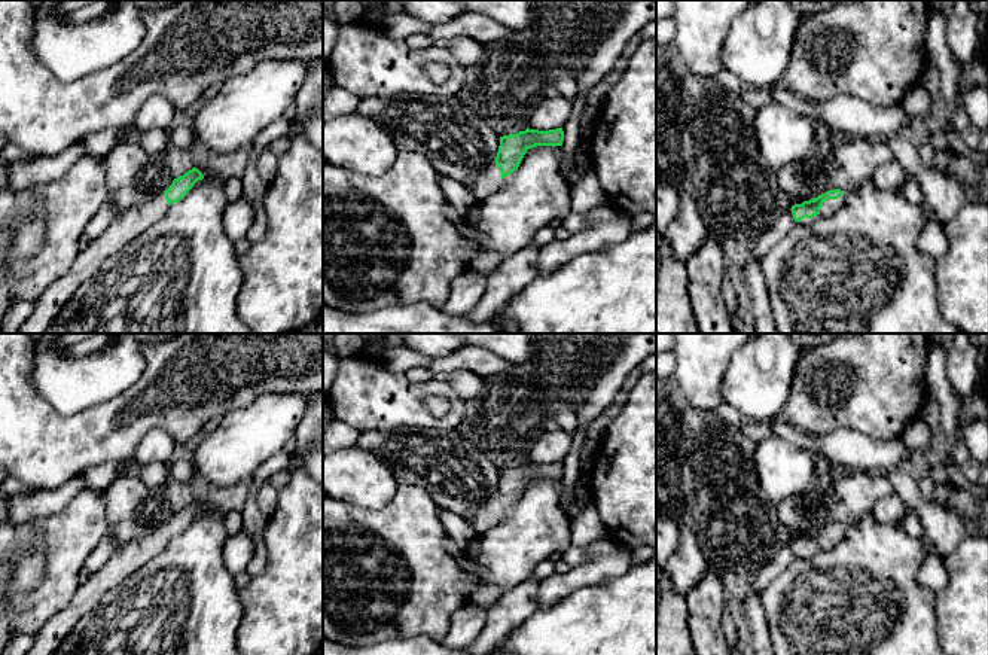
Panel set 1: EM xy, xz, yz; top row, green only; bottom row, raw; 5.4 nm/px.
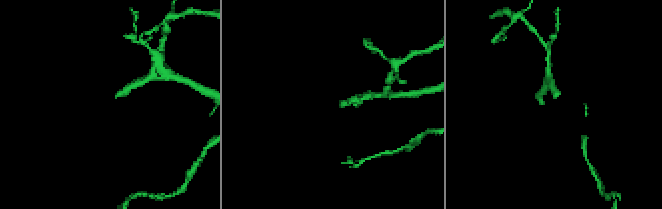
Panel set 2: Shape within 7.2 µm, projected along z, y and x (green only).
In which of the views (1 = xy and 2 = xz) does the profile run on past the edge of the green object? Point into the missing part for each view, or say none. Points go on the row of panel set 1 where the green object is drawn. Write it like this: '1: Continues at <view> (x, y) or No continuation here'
1: Continues at xy (134, 221)
2: Continues at xz (488, 180)

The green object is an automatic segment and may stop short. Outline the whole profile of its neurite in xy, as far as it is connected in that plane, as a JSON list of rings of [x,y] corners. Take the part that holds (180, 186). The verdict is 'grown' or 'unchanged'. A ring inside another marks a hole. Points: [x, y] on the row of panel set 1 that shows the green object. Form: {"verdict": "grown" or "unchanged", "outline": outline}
{"verdict": "grown", "outline": [[[193,167],[174,179],[162,194],[119,214],[97,238],[89,241],[86,249],[80,250],[71,268],[34,299],[34,310],[18,333],[43,333],[76,289],[95,275],[109,256],[119,253],[135,235],[162,219],[168,205],[183,199],[202,179],[202,173]]]}

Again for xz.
{"verdict": "grown", "outline": [[[562,128],[539,131],[519,131],[500,137],[495,161],[484,168],[481,174],[467,180],[464,186],[478,198],[484,199],[500,188],[504,177],[510,176],[521,164],[528,149],[536,146],[562,146]]]}

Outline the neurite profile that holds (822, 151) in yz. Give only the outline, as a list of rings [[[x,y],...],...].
[[[832,131],[830,138],[827,141],[815,146],[814,155],[818,159],[827,158],[839,144],[848,143],[848,141],[853,141],[853,140],[857,140],[857,138],[859,137],[856,137],[856,135],[844,134],[844,138],[839,143],[836,143],[835,141],[835,131]]]

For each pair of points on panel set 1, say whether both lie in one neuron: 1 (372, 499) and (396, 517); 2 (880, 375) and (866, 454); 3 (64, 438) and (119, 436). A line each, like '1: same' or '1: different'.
1: different
2: different
3: same

